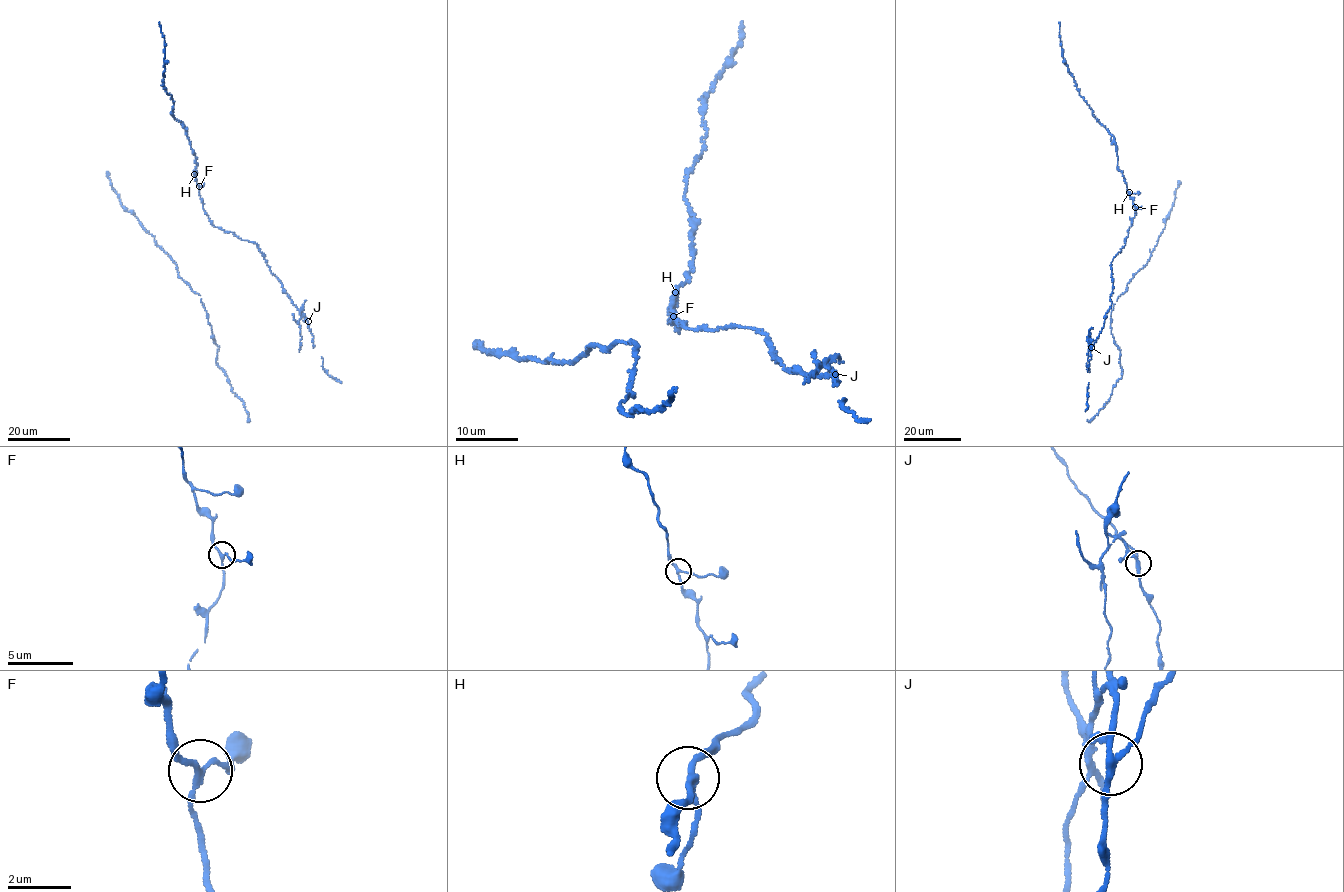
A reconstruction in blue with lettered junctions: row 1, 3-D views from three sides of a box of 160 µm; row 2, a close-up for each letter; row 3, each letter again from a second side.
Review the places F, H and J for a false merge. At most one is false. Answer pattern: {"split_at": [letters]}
{"split_at": ["J"]}

